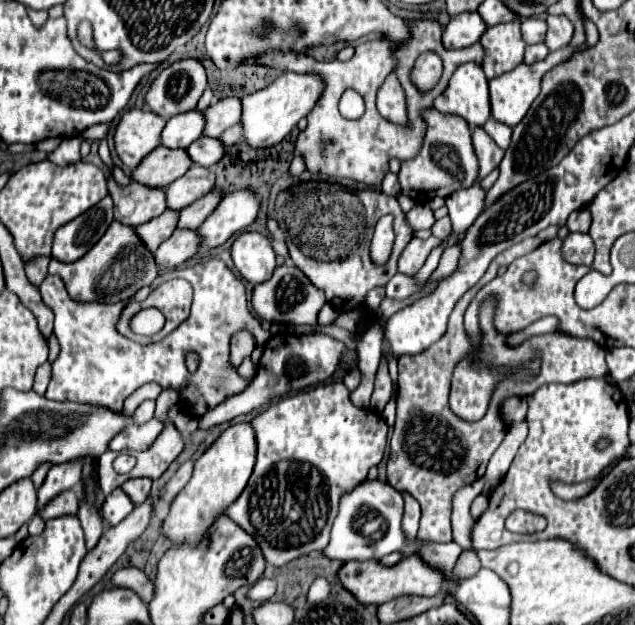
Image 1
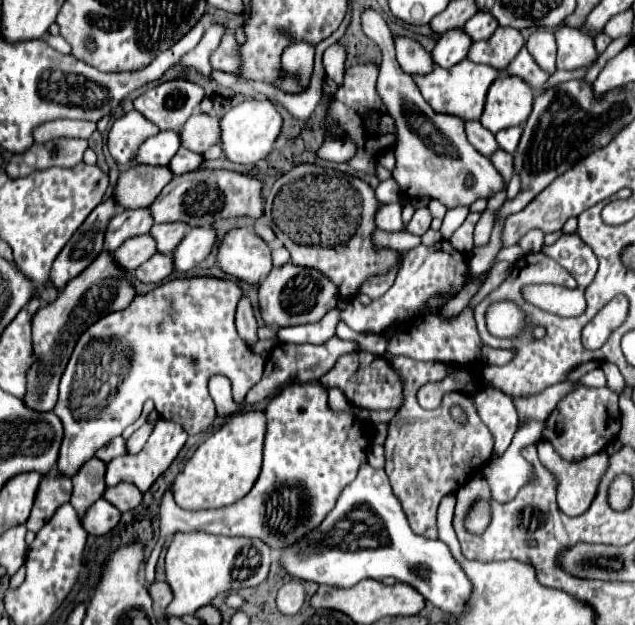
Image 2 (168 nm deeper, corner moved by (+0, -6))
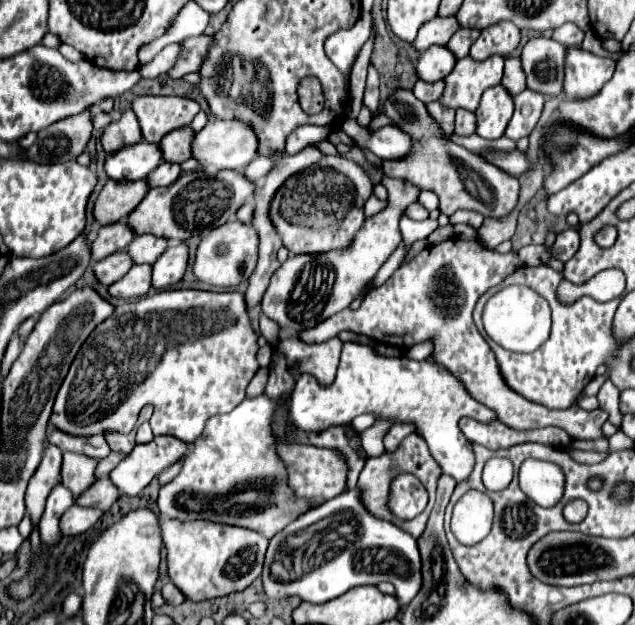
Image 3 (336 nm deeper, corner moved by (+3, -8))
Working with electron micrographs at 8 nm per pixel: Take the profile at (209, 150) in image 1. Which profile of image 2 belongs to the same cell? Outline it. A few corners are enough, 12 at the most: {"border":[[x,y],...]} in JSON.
{"border":[[180,148],[168,166],[174,176],[198,170],[204,156]]}

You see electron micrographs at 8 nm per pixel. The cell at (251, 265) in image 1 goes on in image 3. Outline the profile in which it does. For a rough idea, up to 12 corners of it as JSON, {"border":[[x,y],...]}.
{"border":[[239,220],[211,230],[195,252],[199,282],[233,288],[257,264],[259,236]]}

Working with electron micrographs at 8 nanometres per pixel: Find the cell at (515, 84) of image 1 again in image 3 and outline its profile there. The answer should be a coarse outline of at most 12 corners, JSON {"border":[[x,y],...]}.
{"border":[[501,88],[481,96],[477,136],[497,140],[513,114],[513,98]]}

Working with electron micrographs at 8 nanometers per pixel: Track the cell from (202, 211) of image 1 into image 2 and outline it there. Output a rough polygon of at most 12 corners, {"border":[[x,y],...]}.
{"border":[[184,222],[154,224],[158,252],[176,250],[188,226]]}

